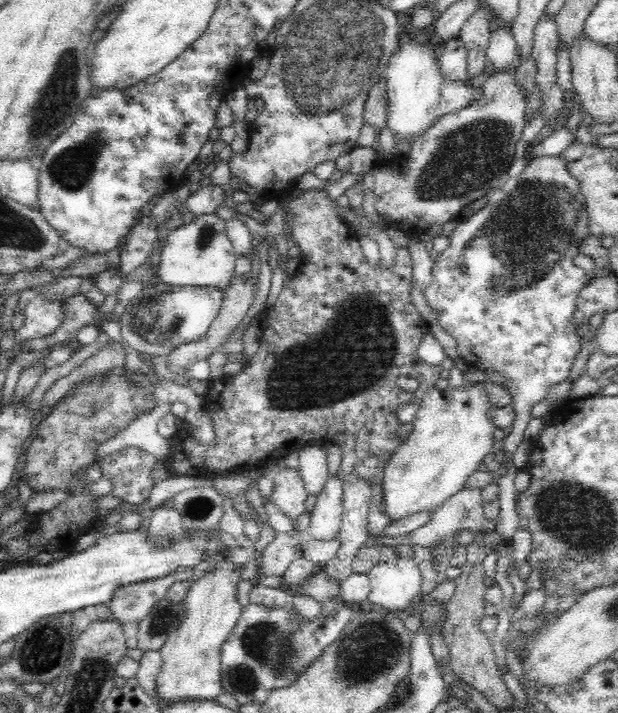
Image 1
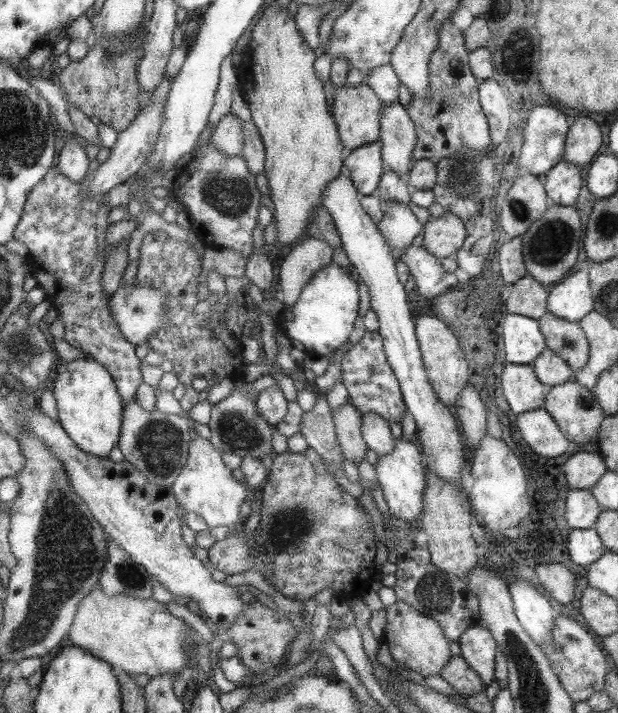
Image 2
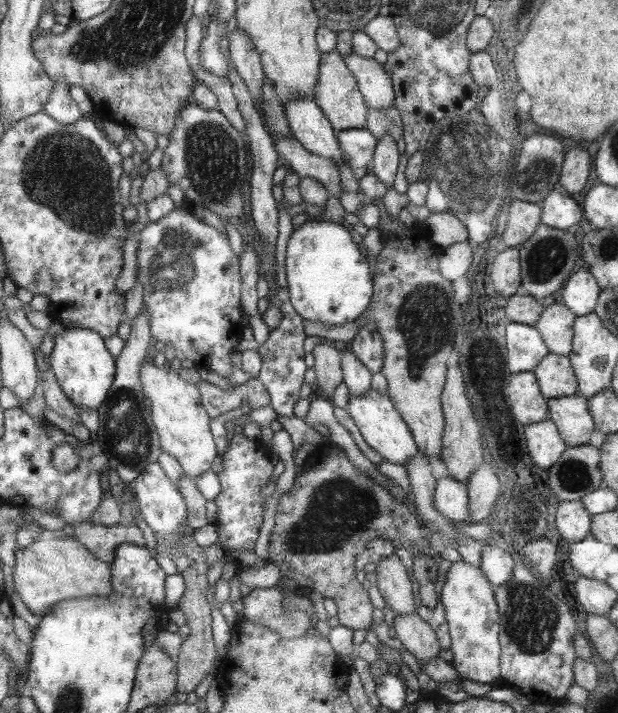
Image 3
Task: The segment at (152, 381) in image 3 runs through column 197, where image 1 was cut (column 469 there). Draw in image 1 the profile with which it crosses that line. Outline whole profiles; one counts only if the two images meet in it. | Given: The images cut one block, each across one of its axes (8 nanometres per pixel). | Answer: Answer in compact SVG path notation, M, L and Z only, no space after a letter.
M476 384L472 388L466 388L464 385L458 388L446 387L445 390L432 387L424 394L419 405L413 420L414 430L404 444L396 450L393 458L388 460L387 466L384 466L383 506L393 522L406 518L410 514L438 510L448 498L464 488L468 476L472 476L476 470L479 470L478 465L492 451L495 443L493 435L497 427L489 416L492 406L482 384Z

